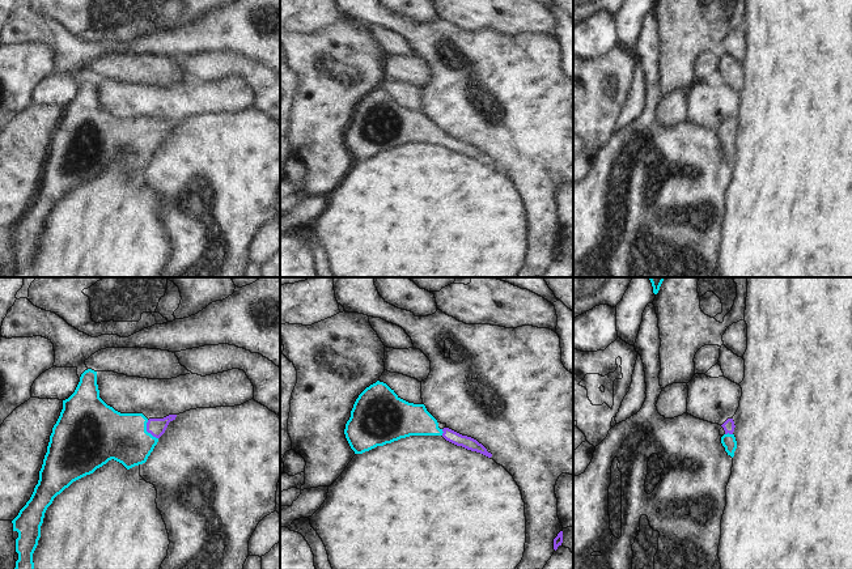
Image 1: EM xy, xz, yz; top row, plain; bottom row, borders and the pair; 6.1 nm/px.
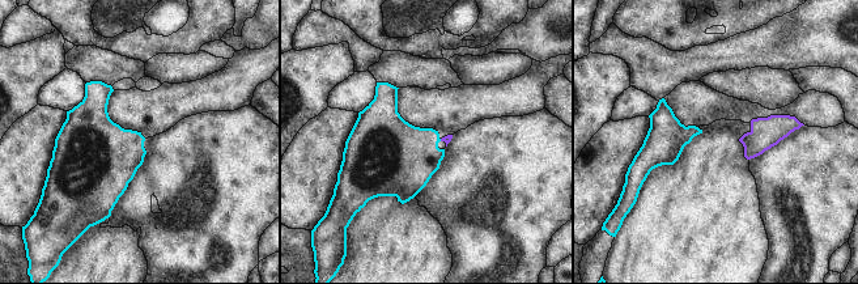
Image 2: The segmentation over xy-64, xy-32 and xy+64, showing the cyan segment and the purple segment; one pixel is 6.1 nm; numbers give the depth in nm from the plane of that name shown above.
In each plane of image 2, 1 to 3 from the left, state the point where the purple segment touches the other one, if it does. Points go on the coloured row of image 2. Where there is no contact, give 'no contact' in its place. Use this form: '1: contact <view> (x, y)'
1: no contact
2: no contact
3: no contact

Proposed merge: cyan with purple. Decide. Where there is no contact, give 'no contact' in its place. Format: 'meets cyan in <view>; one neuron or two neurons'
meets cyan in xy; one neuron

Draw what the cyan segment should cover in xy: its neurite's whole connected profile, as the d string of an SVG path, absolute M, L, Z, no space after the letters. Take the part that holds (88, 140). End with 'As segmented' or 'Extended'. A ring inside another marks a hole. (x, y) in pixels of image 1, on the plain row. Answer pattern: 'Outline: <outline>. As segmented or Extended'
Outline: M85 77L75 99L63 107L38 191L12 228L14 277L34 277L33 260L41 245L44 220L58 201L111 166L127 177L145 170L175 124L169 122L148 127L143 120L115 118L99 105L97 78Z. Extended.

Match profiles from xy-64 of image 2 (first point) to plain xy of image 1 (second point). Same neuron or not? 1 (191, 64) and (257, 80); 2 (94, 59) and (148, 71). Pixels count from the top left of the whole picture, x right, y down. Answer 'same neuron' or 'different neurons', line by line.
1: same neuron
2: same neuron

